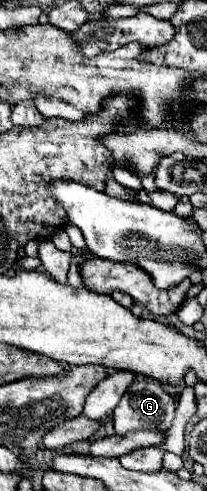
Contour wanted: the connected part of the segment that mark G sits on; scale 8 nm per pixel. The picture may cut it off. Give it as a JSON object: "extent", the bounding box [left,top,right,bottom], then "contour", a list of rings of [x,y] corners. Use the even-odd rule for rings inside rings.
{"extent":[113,381,175,435],"contour":[[[133,381],[115,407],[113,417],[119,435],[143,427],[167,431],[175,417],[175,399],[157,381]]]}

